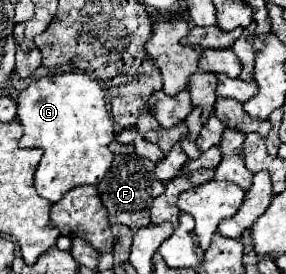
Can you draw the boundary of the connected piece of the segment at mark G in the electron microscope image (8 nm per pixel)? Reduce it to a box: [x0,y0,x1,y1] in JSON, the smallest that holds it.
[18,74,114,202]

